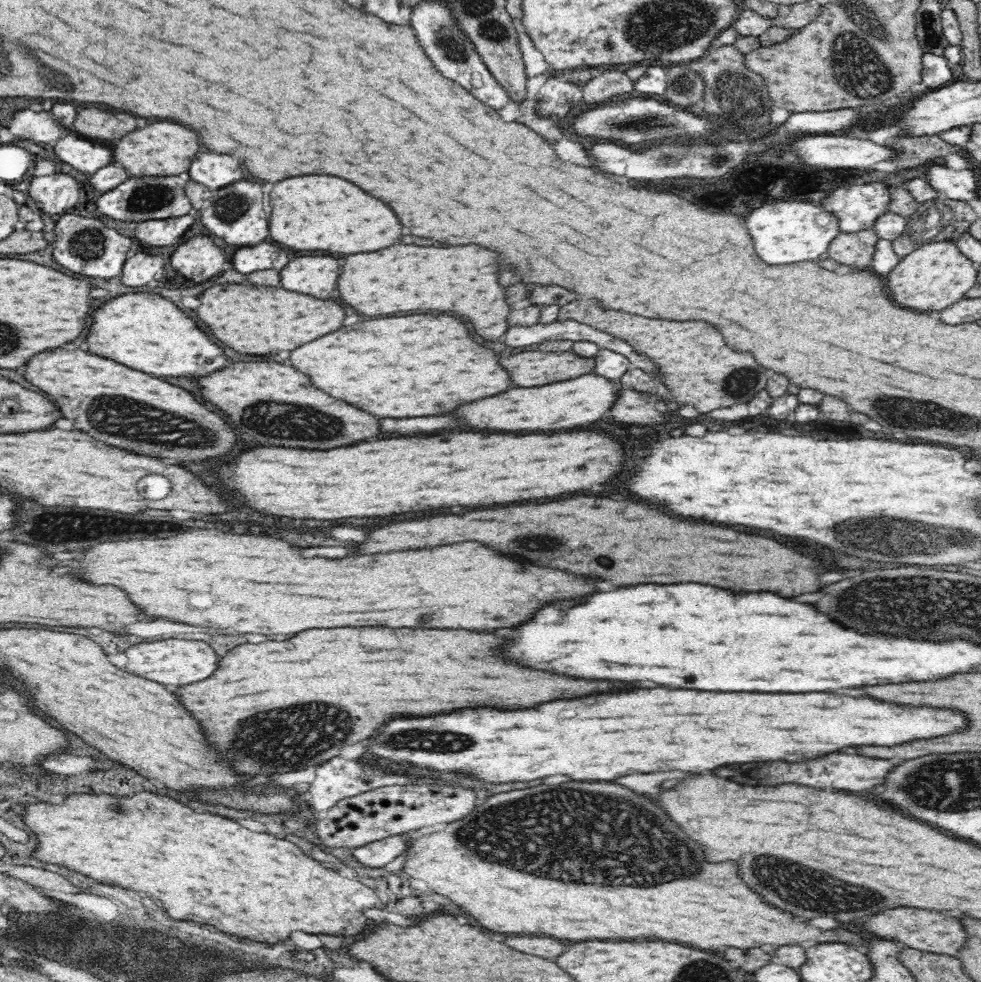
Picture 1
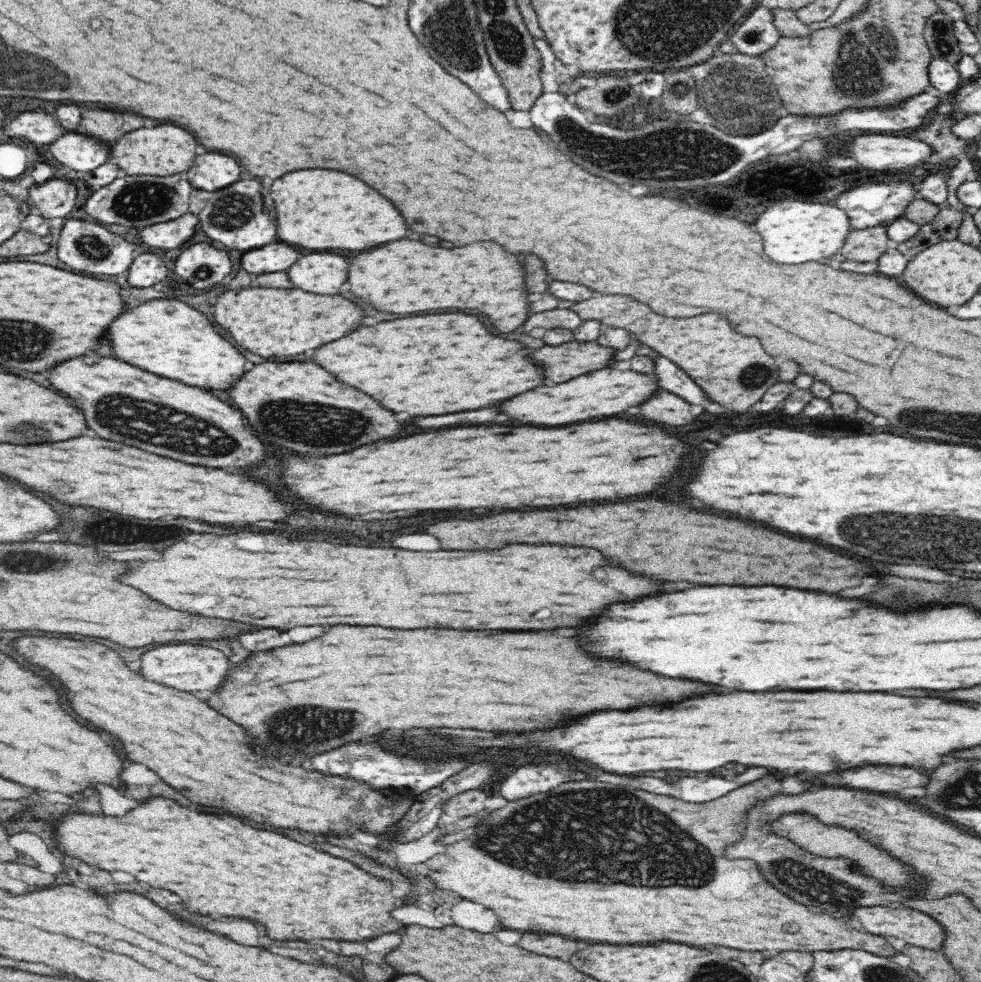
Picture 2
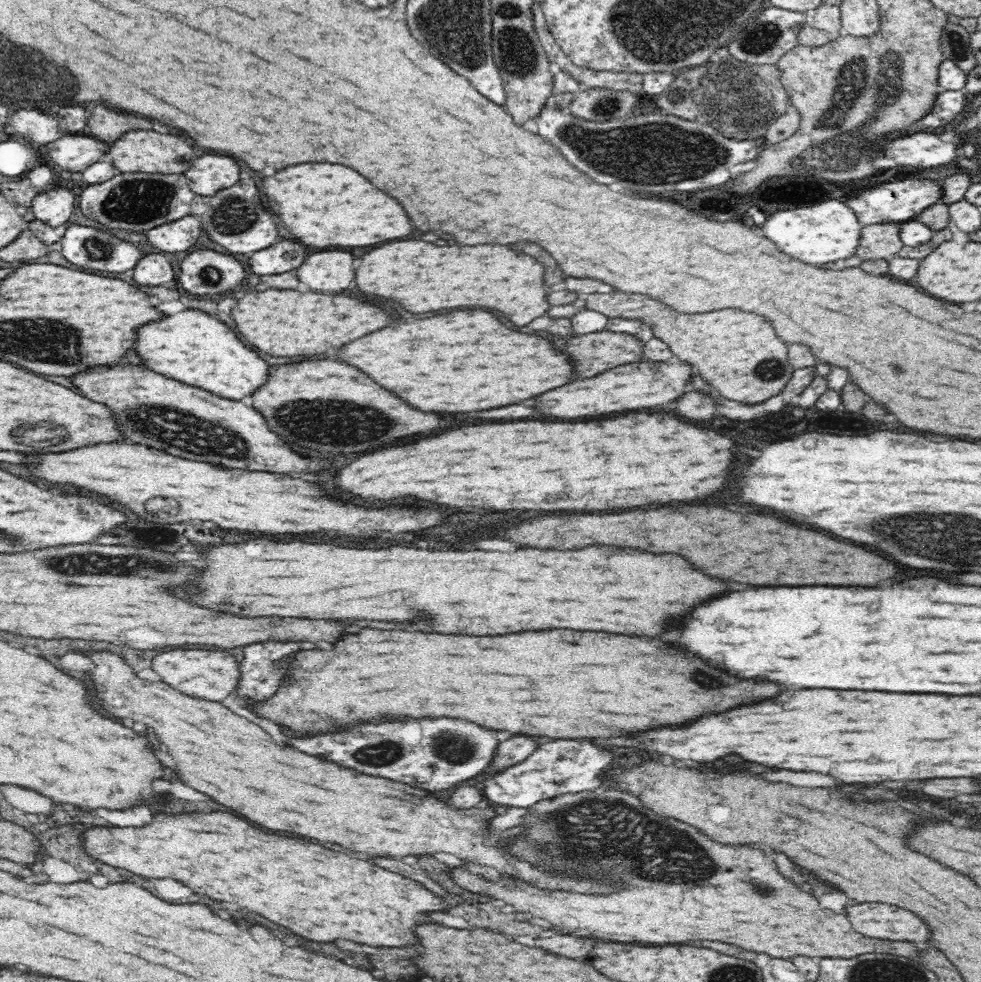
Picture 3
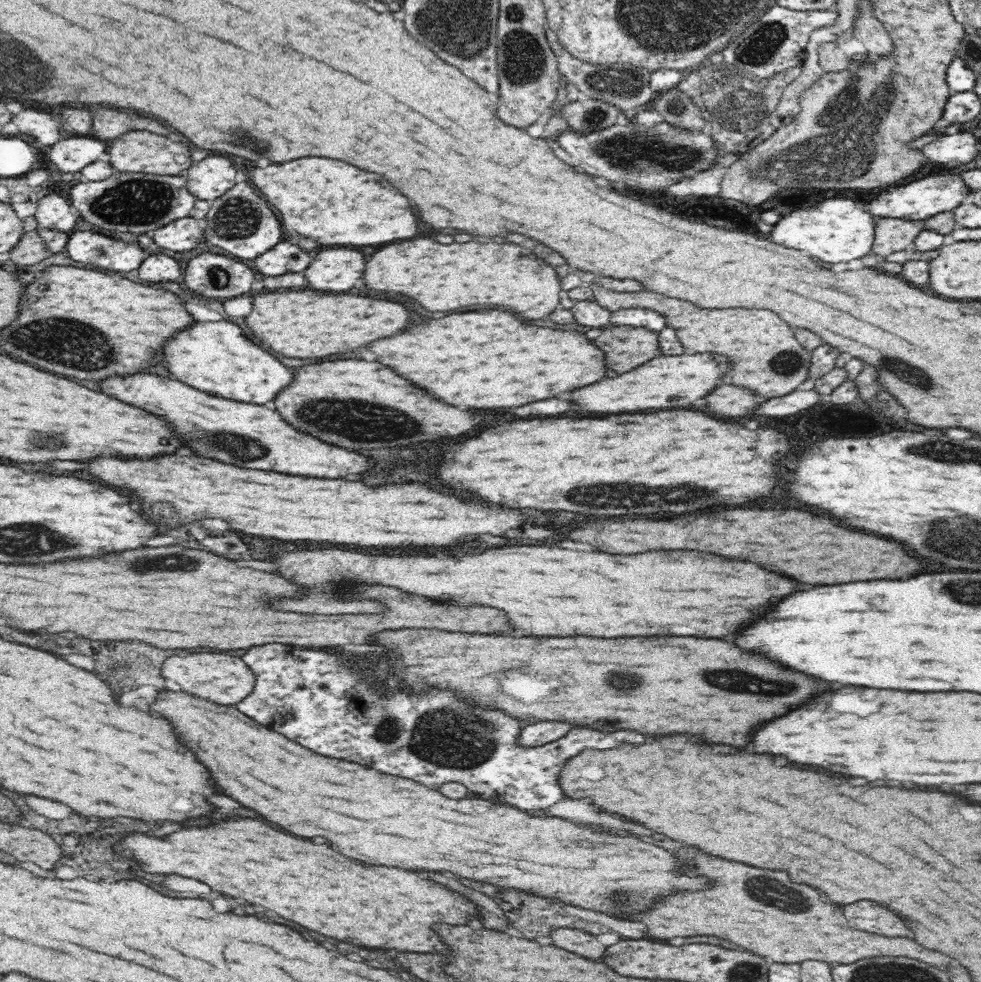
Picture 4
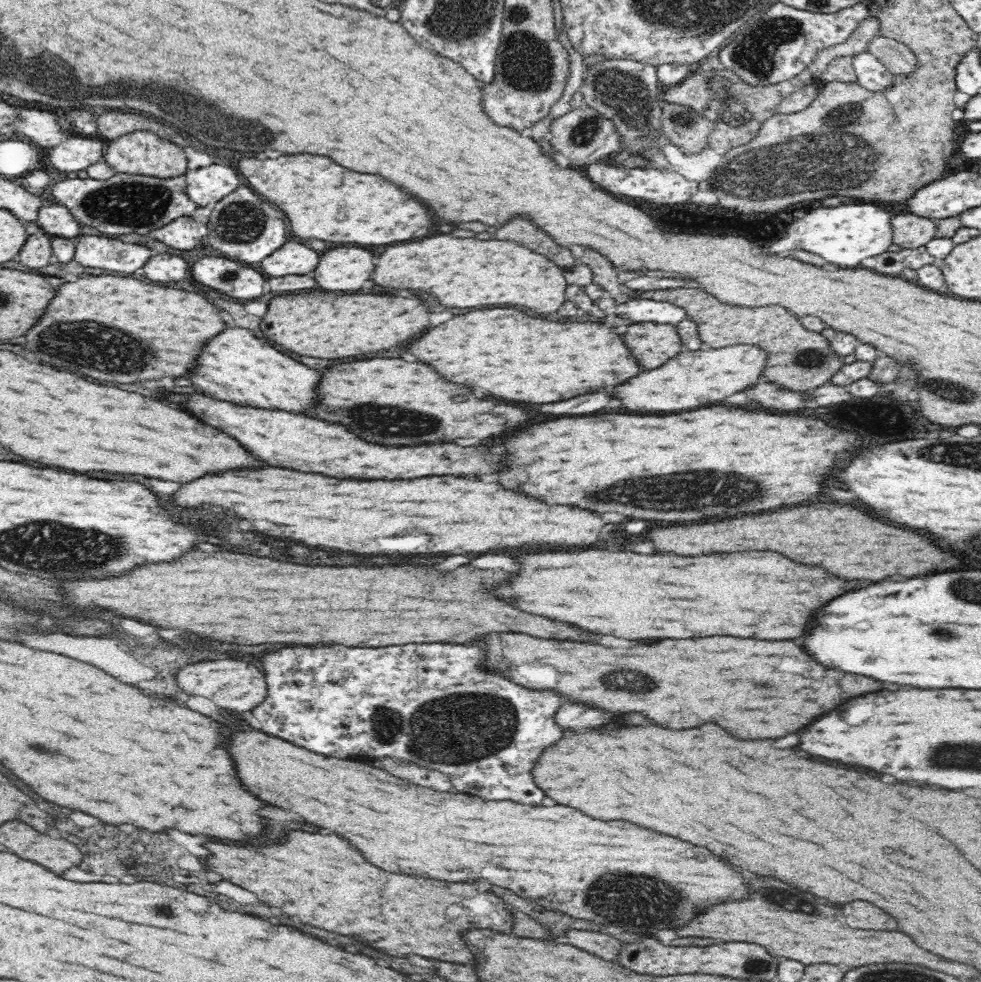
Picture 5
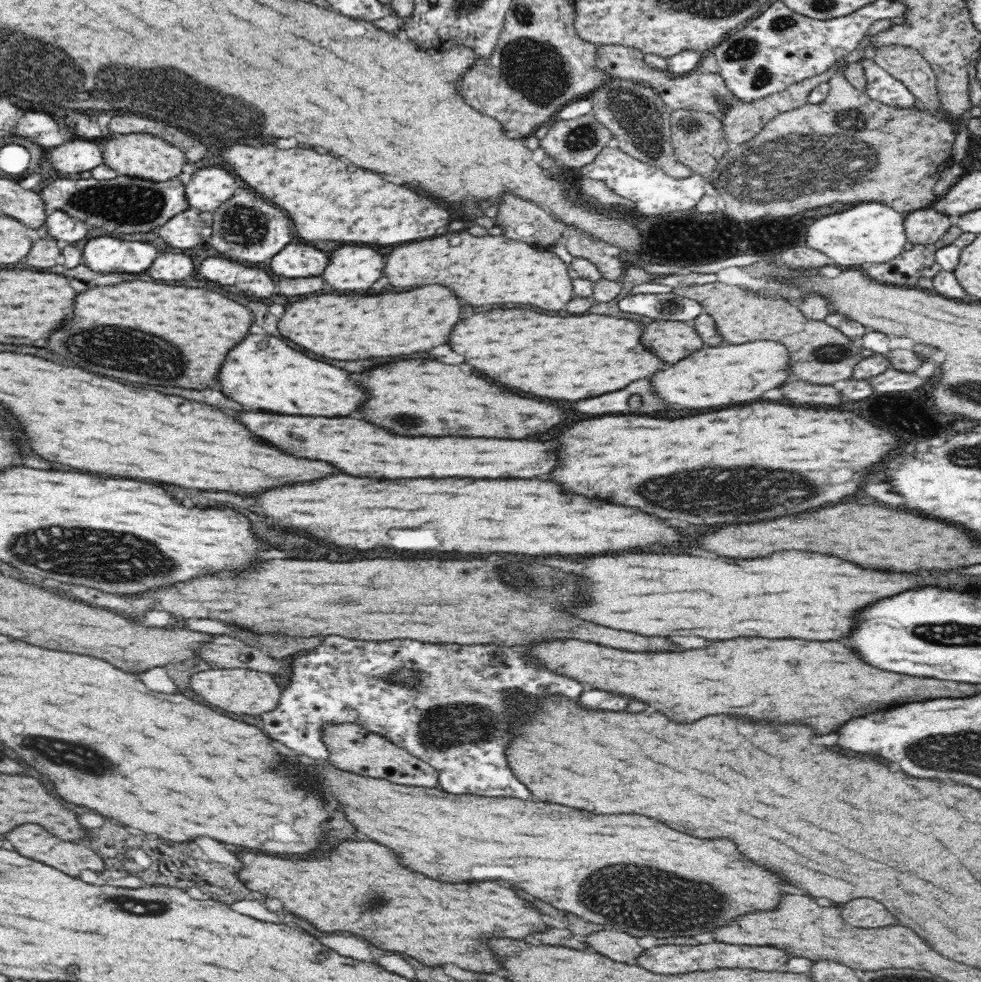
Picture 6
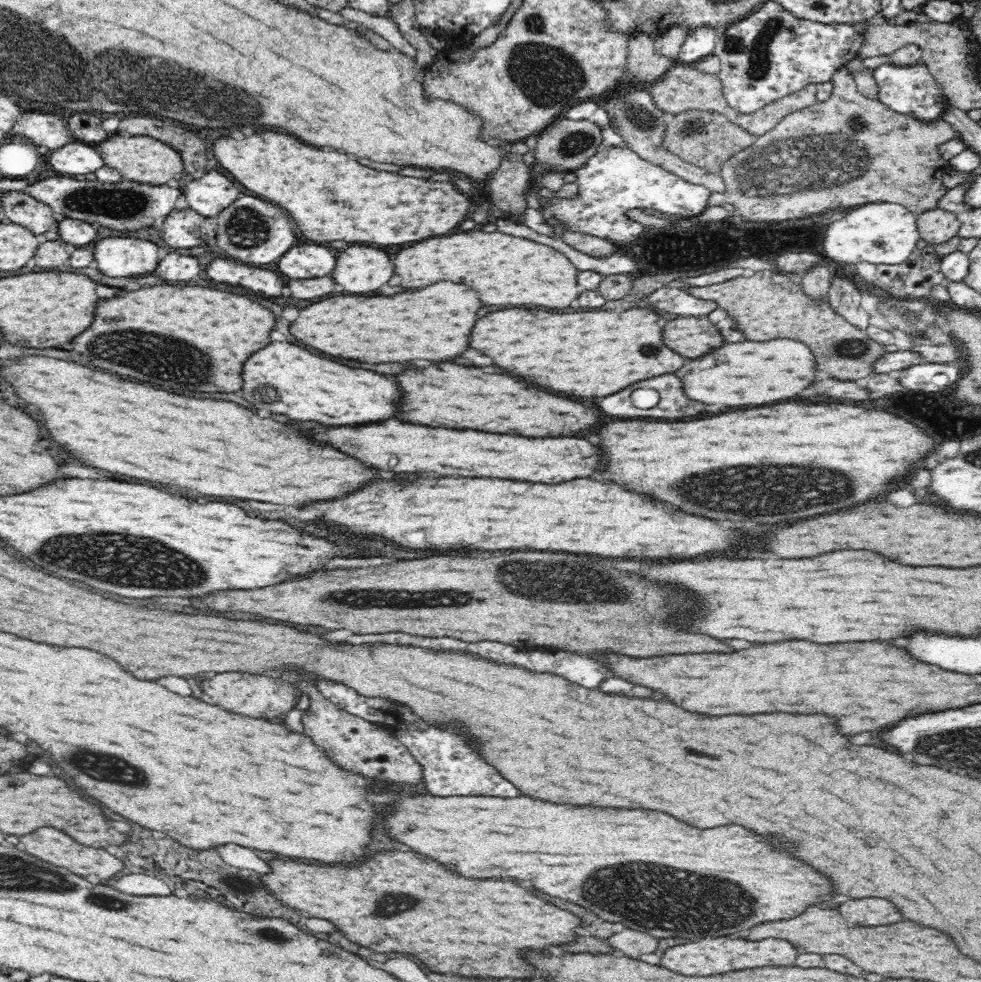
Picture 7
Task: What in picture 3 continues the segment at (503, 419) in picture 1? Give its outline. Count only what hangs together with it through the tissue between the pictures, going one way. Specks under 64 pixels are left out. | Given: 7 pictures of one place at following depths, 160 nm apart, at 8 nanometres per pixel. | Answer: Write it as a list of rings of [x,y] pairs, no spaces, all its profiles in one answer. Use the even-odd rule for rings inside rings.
[[[672,360],[672,364],[666,362],[640,361],[622,366],[616,366],[604,374],[598,374],[594,378],[586,380],[574,380],[566,386],[560,386],[556,390],[550,390],[546,394],[540,394],[534,400],[534,408],[546,416],[546,418],[558,418],[558,420],[572,420],[572,418],[584,418],[584,416],[598,416],[598,414],[610,414],[610,412],[624,412],[624,410],[640,410],[640,408],[652,408],[660,404],[668,404],[688,392],[688,380],[694,372],[692,366],[682,364],[678,360]]]

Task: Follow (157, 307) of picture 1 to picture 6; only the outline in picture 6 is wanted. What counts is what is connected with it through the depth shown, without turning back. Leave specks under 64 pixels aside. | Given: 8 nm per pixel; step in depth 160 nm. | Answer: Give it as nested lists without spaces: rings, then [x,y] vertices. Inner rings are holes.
[[[248,334],[244,338],[244,342],[240,342],[238,346],[234,346],[228,352],[226,360],[220,366],[218,382],[220,382],[222,394],[226,394],[230,400],[242,404],[244,410],[268,410],[268,412],[278,412],[278,414],[328,416],[328,418],[350,416],[366,398],[364,390],[350,380],[348,372],[334,368],[326,362],[316,362],[316,360],[292,350],[290,346],[286,346],[284,342],[280,342],[274,336],[258,336],[258,334]]]

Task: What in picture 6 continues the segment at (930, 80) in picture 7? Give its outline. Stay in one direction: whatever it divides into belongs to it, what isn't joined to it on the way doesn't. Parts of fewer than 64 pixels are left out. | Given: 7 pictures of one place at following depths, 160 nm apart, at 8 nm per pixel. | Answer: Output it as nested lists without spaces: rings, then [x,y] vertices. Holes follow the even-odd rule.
[[[863,57],[858,63],[862,65],[862,71],[866,77],[864,92],[872,100],[898,108],[910,108],[919,103],[919,100],[912,95],[912,91],[904,83],[876,64],[874,59]]]

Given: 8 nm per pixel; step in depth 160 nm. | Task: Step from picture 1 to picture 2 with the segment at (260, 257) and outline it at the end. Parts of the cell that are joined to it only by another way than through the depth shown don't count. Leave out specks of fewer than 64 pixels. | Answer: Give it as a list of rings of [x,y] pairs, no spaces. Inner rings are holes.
[[[271,244],[244,254],[242,256],[242,267],[250,274],[278,272],[278,270],[288,270],[298,260],[298,256],[300,254],[289,246]]]

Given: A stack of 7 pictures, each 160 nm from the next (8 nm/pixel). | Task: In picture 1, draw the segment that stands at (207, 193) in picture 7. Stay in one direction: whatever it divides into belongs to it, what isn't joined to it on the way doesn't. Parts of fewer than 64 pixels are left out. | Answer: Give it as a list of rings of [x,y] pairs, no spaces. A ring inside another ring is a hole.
[[[200,152],[192,160],[188,174],[194,182],[199,182],[215,192],[228,184],[242,180],[243,173],[240,164],[231,156]]]

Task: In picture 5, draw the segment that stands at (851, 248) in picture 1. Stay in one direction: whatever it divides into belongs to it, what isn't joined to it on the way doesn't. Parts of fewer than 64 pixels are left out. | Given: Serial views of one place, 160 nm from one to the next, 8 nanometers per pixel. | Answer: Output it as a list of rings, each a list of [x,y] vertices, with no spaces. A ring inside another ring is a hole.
[[[898,214],[890,220],[892,244],[902,249],[914,249],[924,246],[935,237],[934,221],[914,214]]]

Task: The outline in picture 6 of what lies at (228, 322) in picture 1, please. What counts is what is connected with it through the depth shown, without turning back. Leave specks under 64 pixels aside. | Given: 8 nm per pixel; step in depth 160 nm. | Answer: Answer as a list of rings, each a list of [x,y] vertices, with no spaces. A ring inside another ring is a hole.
[[[424,286],[380,296],[322,294],[288,304],[280,318],[280,332],[284,338],[294,338],[294,344],[324,358],[364,360],[374,356],[416,354],[446,344],[452,326],[460,320],[458,314],[458,298],[444,286]]]

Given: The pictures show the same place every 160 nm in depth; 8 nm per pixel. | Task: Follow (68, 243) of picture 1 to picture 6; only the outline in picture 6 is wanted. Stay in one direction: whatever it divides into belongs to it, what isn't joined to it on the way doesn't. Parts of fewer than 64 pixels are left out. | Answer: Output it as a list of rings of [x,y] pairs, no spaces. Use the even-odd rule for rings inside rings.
[[[98,236],[82,244],[84,262],[96,272],[146,272],[158,250],[144,241],[118,240],[117,236]]]

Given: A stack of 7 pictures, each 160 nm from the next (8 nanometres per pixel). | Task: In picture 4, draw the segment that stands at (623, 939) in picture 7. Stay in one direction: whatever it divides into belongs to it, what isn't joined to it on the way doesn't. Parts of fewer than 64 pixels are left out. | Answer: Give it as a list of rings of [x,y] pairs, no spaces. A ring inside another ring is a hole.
[[[562,928],[562,930],[552,930],[550,932],[552,944],[558,948],[564,948],[568,952],[574,952],[584,958],[598,958],[604,954],[604,946],[596,940],[592,934],[584,934],[580,930],[572,928]]]

